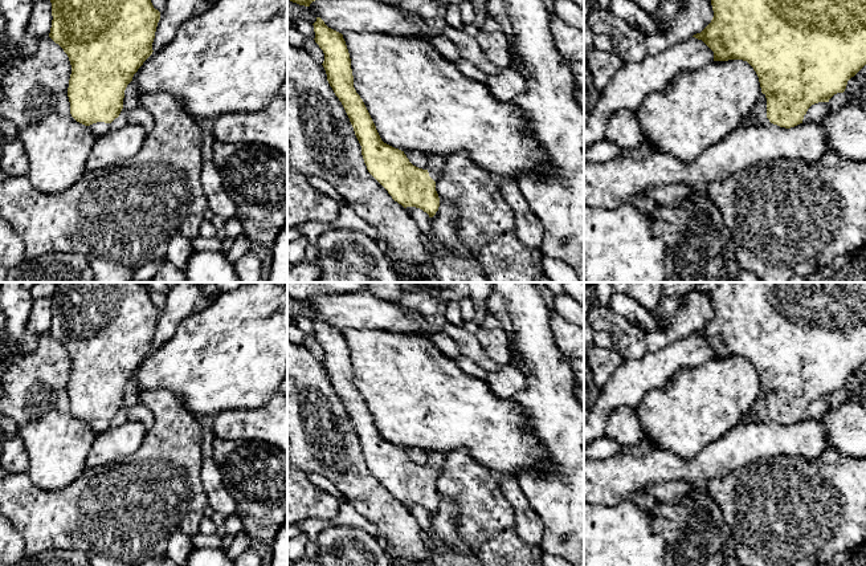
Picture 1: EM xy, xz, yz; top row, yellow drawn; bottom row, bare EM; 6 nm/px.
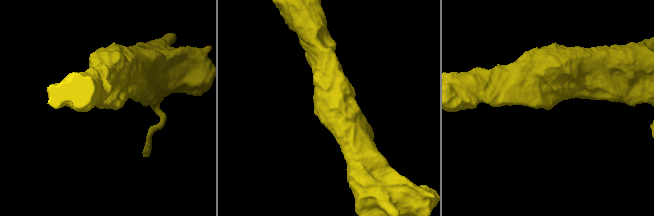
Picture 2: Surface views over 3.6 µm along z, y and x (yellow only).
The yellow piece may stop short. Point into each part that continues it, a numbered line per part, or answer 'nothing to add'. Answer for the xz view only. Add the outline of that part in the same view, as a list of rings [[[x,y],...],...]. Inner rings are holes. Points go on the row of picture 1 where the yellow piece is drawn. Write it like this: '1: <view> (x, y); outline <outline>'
1: xz (436, 163); outline [[[425,154],[429,176],[437,182],[445,168],[446,156],[438,154]]]

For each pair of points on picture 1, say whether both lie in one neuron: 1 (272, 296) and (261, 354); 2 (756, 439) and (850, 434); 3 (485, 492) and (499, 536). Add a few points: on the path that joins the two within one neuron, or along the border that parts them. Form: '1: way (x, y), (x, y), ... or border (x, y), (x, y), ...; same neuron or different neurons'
1: way (269, 310), (261, 318), (261, 339); same neuron
2: border (818, 418), (824, 427), (828, 446); different neurons
3: way (485, 503), (485, 518), (489, 525); same neuron

